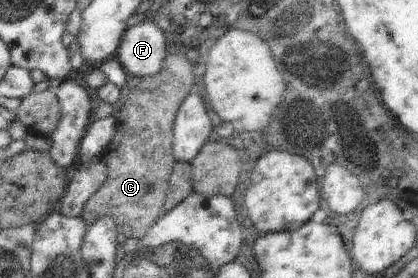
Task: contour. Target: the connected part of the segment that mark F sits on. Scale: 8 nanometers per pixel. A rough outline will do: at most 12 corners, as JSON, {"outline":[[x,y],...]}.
{"outline":[[146,19],[123,34],[114,58],[131,82],[157,75],[166,34]]}

